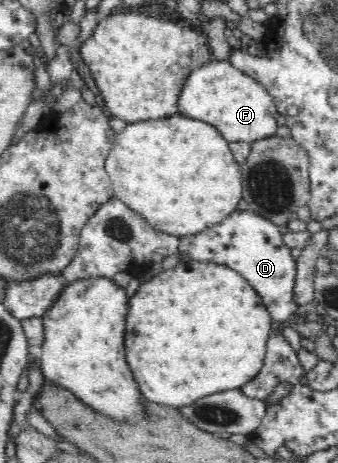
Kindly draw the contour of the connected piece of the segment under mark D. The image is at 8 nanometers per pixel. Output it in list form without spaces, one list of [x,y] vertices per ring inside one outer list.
[[[235,209],[222,221],[194,235],[179,238],[180,262],[214,262],[236,270],[262,298],[271,319],[279,326],[298,315],[299,305],[294,299],[296,263],[280,233],[280,226],[249,210]]]

